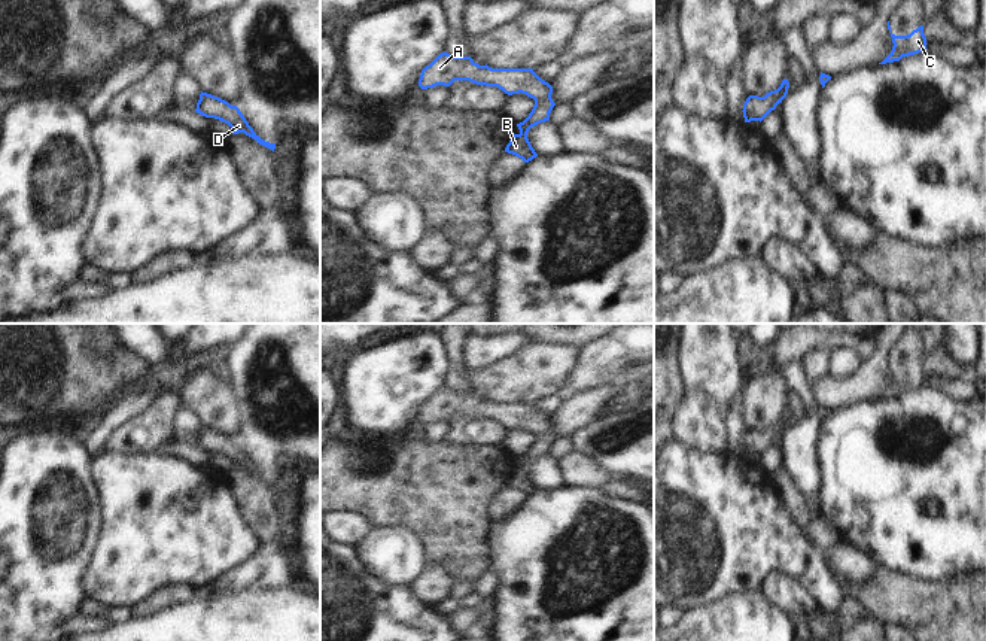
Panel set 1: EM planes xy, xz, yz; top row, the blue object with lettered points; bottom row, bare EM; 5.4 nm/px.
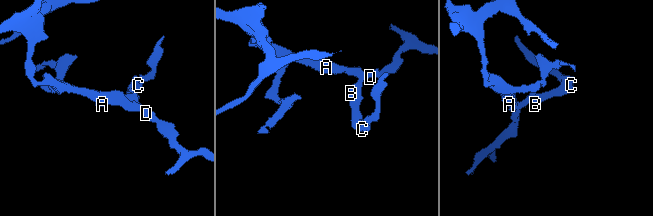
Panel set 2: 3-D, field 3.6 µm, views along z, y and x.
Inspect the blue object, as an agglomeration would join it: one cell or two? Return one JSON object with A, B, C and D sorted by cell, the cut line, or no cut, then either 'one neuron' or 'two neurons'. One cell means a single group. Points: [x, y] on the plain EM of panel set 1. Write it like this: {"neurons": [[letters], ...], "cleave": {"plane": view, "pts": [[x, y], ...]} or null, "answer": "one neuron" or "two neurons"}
{"neurons": [["A", "B", "C", "D"]], "cleave": null, "answer": "one neuron"}

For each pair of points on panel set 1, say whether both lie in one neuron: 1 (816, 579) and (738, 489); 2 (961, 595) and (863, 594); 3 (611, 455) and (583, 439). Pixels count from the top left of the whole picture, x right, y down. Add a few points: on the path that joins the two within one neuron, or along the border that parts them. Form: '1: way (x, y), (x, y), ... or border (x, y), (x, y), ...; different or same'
1: way (794, 558), (748, 512); same
2: way (937, 595), (886, 595); same
3: way (603, 449), (590, 440); same

